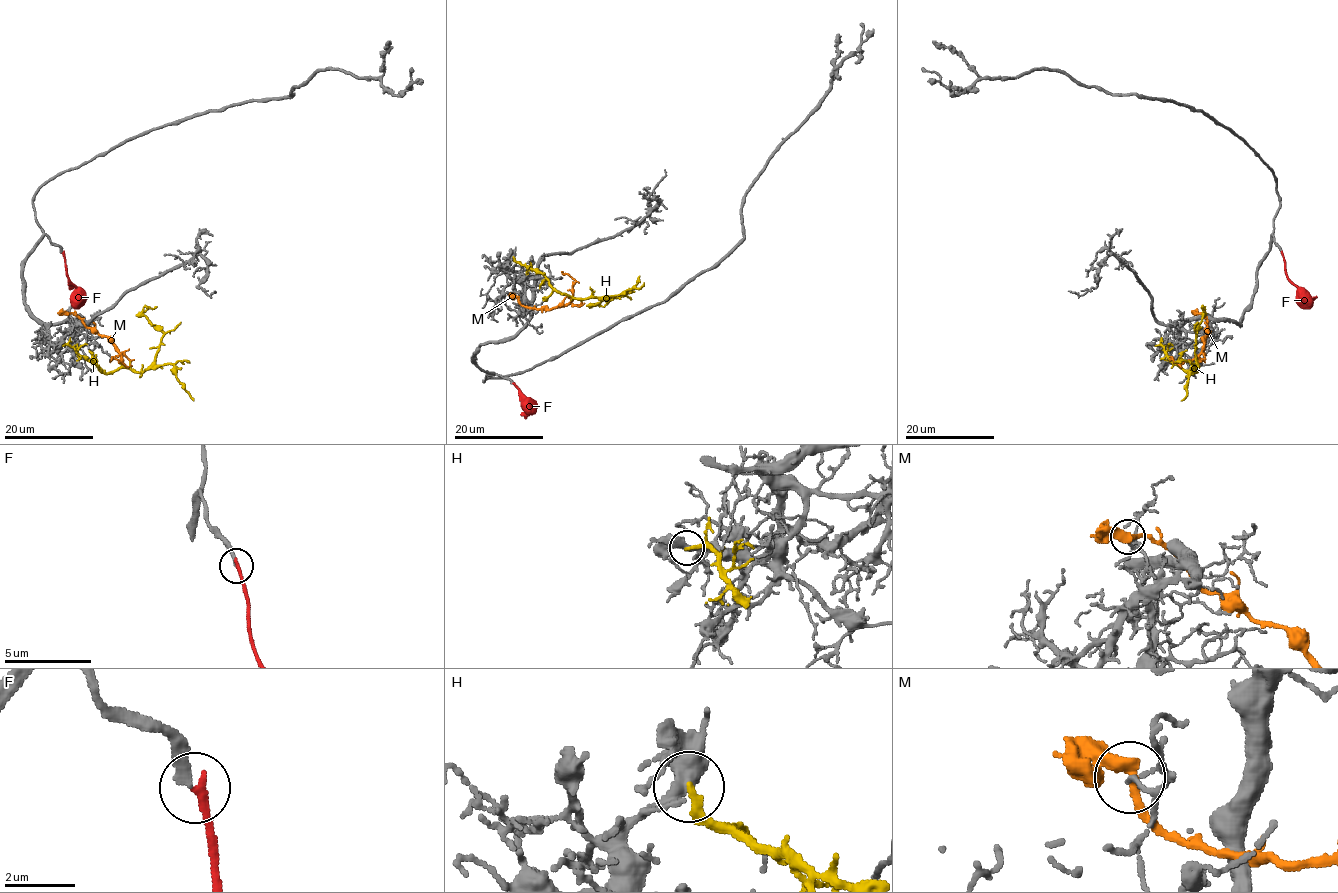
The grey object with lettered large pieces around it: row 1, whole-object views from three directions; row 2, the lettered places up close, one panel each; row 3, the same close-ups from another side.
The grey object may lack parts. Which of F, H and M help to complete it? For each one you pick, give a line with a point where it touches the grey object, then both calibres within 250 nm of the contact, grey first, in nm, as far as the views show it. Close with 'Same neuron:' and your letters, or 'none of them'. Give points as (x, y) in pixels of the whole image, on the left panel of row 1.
Same neuron: none of them

